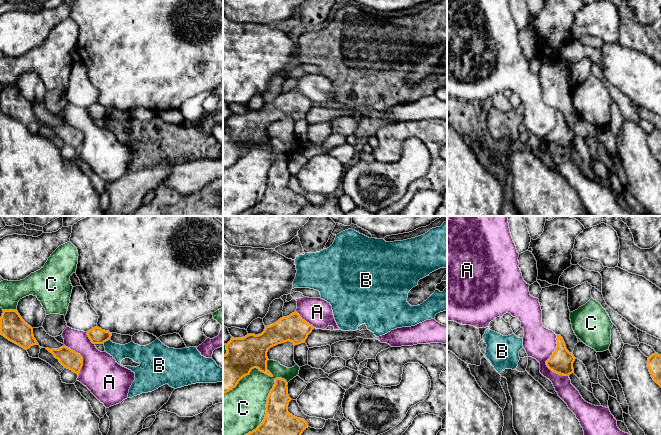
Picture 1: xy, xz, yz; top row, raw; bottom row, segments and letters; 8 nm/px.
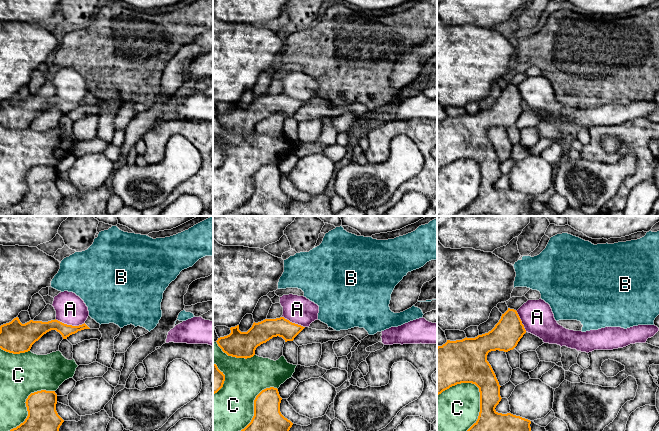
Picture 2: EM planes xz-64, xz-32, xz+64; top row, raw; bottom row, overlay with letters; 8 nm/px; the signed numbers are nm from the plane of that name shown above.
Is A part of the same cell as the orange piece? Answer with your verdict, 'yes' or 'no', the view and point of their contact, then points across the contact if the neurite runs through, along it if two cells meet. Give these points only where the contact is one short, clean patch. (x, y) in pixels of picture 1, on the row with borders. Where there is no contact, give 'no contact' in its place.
no | yz (546, 361) | along yz (557, 335), (556, 348), (546, 365), (568, 376)

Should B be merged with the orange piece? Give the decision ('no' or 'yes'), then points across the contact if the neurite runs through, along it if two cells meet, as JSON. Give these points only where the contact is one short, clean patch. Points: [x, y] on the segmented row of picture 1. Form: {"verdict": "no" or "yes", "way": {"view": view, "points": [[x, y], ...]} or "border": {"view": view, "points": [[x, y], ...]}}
{"verdict": "no", "border": {"view": "xy", "points": [[109, 339], [102, 343]]}}

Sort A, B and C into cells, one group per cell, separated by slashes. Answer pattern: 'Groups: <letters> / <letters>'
Groups: A / B / C

